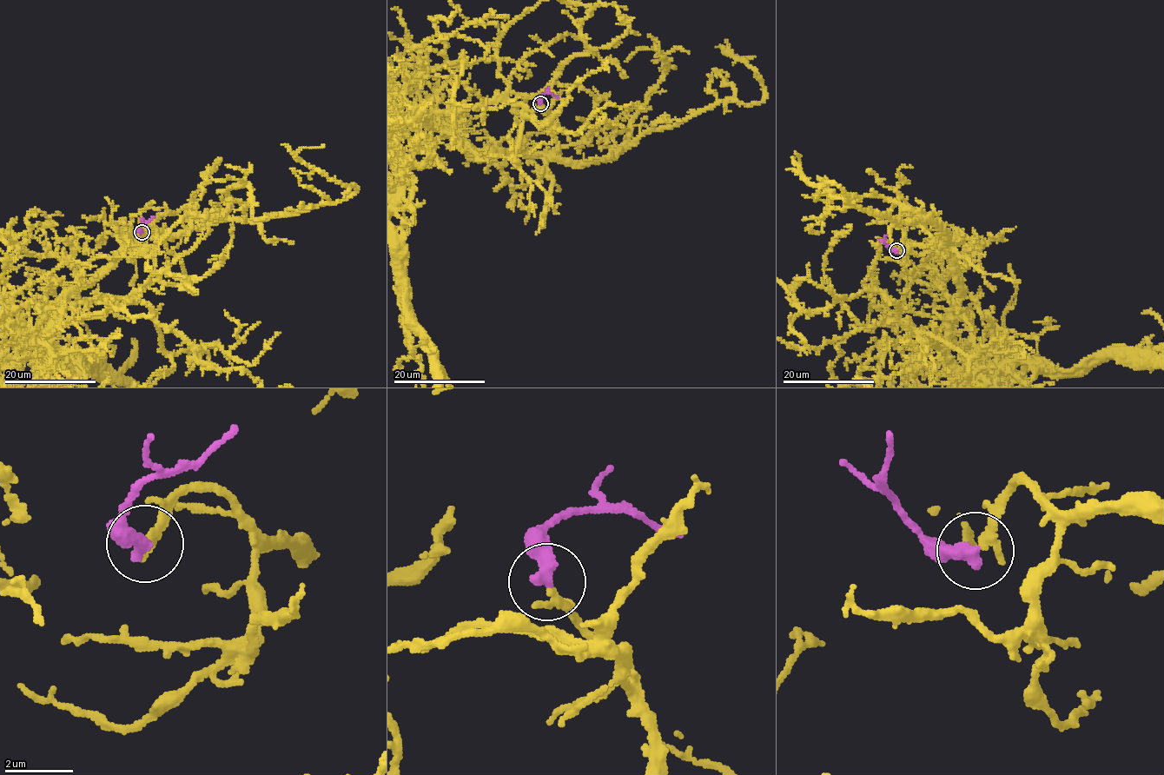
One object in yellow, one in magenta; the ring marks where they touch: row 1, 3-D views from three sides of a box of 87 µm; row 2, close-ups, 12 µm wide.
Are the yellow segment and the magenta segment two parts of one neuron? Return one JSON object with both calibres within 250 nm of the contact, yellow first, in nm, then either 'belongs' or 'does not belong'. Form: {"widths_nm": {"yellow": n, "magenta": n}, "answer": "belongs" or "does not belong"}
{"widths_nm": {"yellow": 260, "magenta": 460}, "answer": "belongs"}

